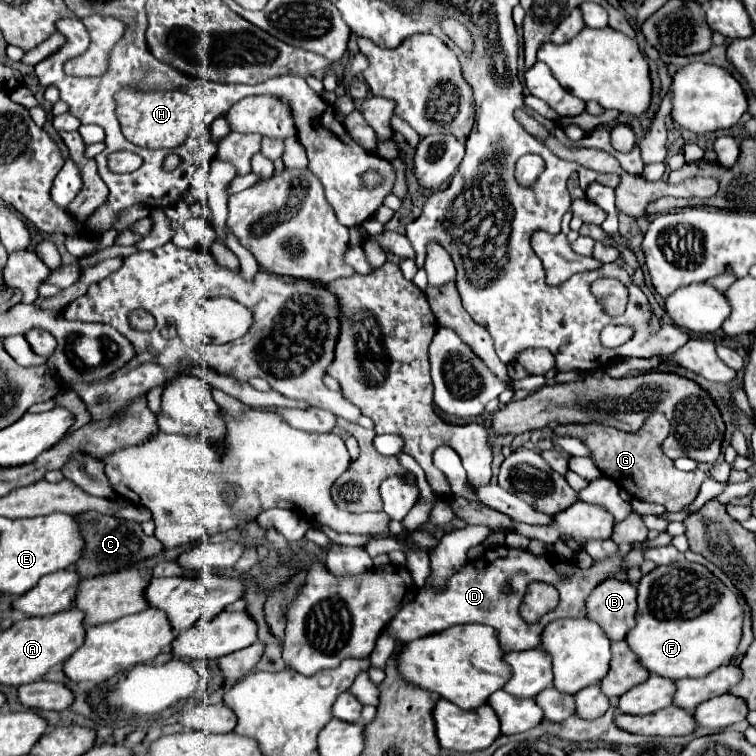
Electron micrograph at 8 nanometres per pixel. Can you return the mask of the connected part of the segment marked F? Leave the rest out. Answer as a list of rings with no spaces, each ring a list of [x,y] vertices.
[[[675,562],[669,566],[659,566],[651,574],[643,576],[637,588],[639,610],[637,624],[627,634],[627,644],[639,656],[641,664],[657,676],[665,676],[671,680],[679,680],[681,676],[701,678],[711,674],[723,664],[729,664],[733,654],[737,652],[741,630],[743,630],[743,606],[735,592],[731,592],[715,574],[711,574],[705,566],[695,562]]]

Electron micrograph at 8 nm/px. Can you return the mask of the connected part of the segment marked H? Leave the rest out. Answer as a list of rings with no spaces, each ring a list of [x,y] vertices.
[[[125,86],[119,92],[115,92],[115,104],[117,104],[117,118],[121,124],[121,132],[127,140],[131,140],[137,146],[143,148],[175,148],[191,130],[193,120],[193,100],[189,94],[181,90],[149,90],[141,92],[135,86]]]

